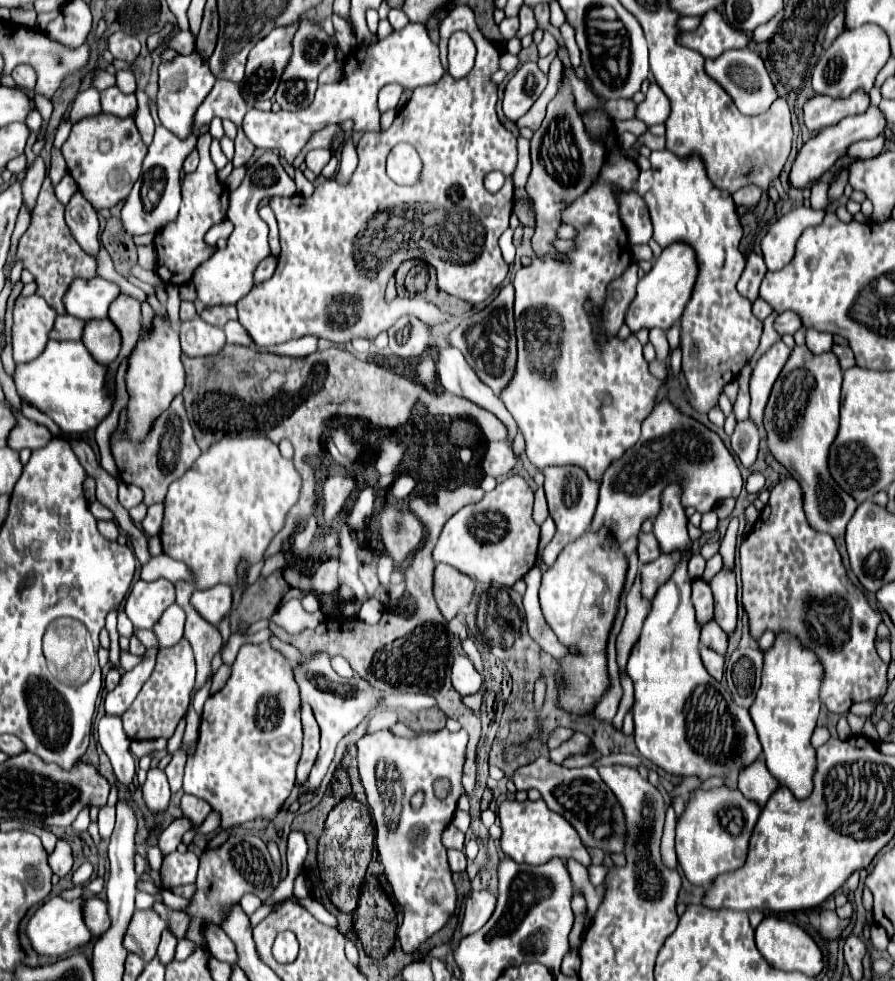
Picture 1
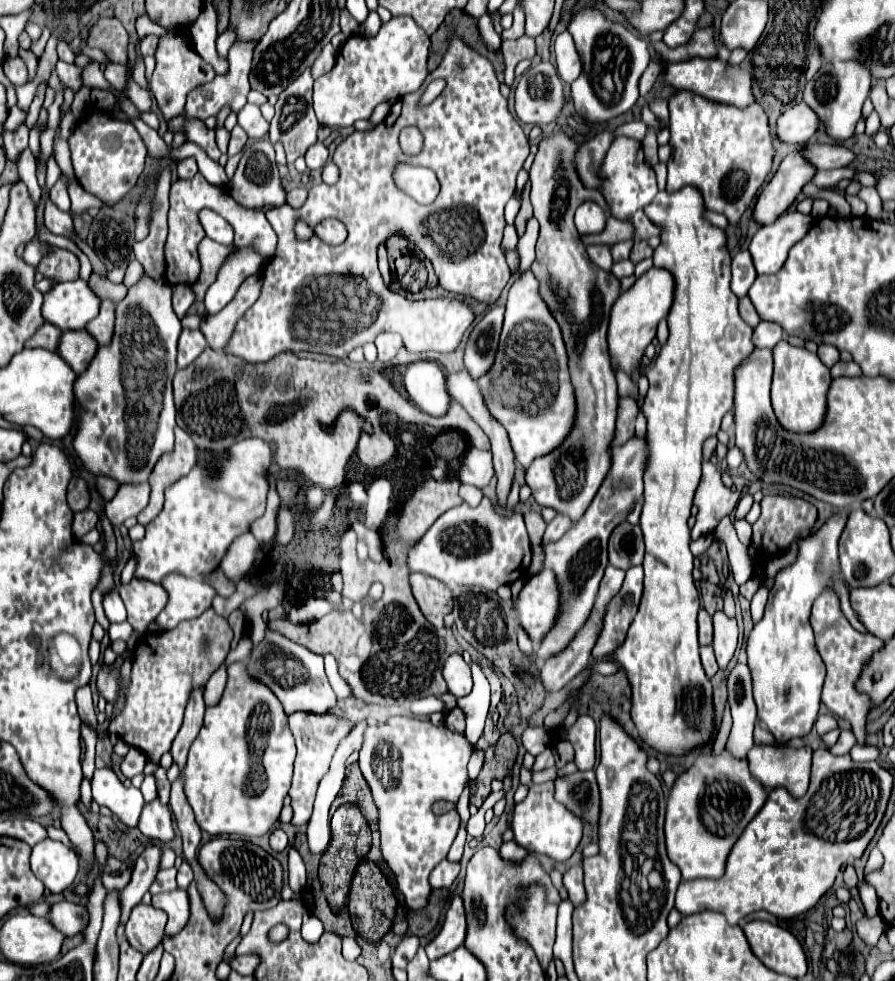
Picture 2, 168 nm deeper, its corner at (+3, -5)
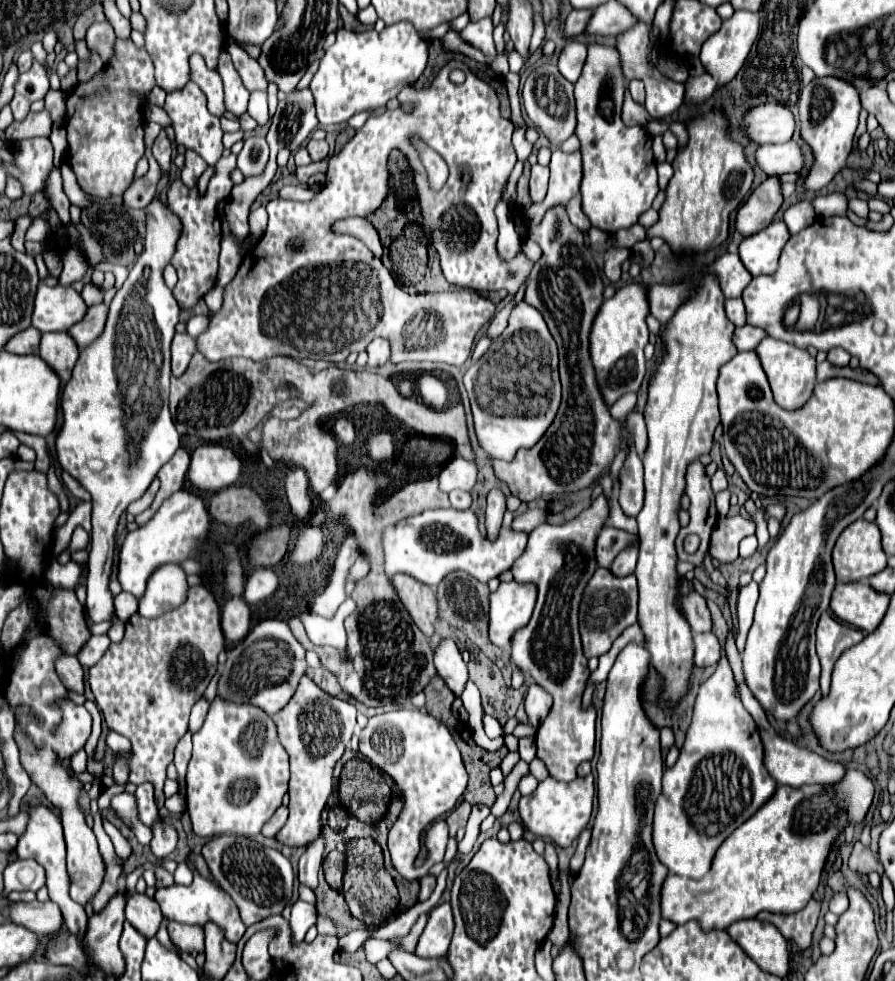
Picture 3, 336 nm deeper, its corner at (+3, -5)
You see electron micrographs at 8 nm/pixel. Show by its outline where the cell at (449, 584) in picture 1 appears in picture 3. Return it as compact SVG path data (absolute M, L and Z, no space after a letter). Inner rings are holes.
M404 573L392 575L392 583L394 583L396 593L400 595L404 607L412 615L414 623L420 627L420 631L426 637L432 637L434 625L438 619L438 599L436 599L434 589L430 589L428 585L420 583L418 579L414 579L410 575L404 575Z

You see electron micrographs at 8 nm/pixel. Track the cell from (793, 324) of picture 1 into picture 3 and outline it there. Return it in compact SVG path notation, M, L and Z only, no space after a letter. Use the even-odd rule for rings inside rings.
M744 325L744 327L736 327L734 331L734 343L740 351L750 351L756 349L758 343L766 337L766 331L754 325Z

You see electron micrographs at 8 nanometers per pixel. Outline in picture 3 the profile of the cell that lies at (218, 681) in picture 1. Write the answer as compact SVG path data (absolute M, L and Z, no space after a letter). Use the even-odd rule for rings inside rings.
M202 697L196 705L194 705L194 709L192 709L192 715L190 715L190 727L188 727L188 731L198 731L200 727L202 727L202 723L204 723L204 719L206 719L206 713L208 713L208 707L210 707L210 703L208 703L208 699L206 697Z

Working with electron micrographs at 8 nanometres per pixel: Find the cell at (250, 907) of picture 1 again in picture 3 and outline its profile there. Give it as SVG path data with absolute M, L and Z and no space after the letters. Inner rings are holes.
M194 875L194 881L192 881L190 887L172 885L172 887L156 889L154 899L160 903L162 913L164 913L164 917L168 921L178 921L178 923L188 923L188 925L194 925L194 923L204 925L210 919L210 921L218 923L226 931L226 939L230 939L232 943L238 943L240 937L246 931L246 925L240 921L238 909L232 903L232 899L228 899L228 895L222 889L218 889L212 881L208 881L208 879L200 877L200 875Z

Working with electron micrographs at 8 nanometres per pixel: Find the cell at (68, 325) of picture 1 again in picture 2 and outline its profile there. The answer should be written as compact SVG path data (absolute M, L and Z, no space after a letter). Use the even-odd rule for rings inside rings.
M44 323L36 335L32 335L26 343L26 347L42 347L42 349L48 349L48 351L56 351L58 347L58 337L60 337L60 329L52 327L50 323Z

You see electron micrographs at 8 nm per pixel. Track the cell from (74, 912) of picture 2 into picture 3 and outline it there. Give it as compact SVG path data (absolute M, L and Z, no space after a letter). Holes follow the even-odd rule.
M52 901L12 903L8 915L10 915L10 921L24 925L30 931L36 931L38 935L56 935L60 933L60 927L64 925L60 907Z

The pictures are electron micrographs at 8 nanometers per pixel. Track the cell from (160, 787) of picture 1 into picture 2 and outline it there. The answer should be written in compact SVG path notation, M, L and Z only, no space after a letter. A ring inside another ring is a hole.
M158 799L144 807L138 829L142 831L144 837L158 839L162 845L174 841L174 837L176 837L174 827L172 827L172 813Z

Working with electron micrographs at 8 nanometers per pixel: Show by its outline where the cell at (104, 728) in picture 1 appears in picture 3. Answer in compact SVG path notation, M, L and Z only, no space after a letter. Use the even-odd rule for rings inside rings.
M64 655L64 659L56 663L56 671L60 675L60 681L68 687L68 691L84 695L84 669L76 657Z

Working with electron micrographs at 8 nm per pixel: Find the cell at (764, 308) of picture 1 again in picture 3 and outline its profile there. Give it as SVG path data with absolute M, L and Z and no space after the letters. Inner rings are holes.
M740 297L738 299L726 299L726 315L736 327L746 325L746 307L744 307Z

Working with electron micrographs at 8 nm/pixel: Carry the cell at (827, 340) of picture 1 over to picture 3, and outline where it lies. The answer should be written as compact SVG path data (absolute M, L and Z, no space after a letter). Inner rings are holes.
M836 347L836 349L830 349L830 351L828 351L828 361L834 363L834 365L848 365L850 355L848 355L844 349Z

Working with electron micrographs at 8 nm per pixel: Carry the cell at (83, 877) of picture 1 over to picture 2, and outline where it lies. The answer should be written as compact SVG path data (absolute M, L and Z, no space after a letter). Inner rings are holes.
M53 825L47 826L46 829L48 832L48 837L50 837L50 839L61 841L76 853L76 849L74 849L74 846L72 845L72 843L70 843L68 836L62 829L55 828Z

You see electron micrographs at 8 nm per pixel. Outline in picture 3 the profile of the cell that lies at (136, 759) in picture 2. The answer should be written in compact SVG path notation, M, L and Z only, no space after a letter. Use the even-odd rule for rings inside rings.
M122 757L122 759L116 759L114 763L114 781L118 785L124 785L128 781L128 775L130 775L130 765L128 765L128 759Z

